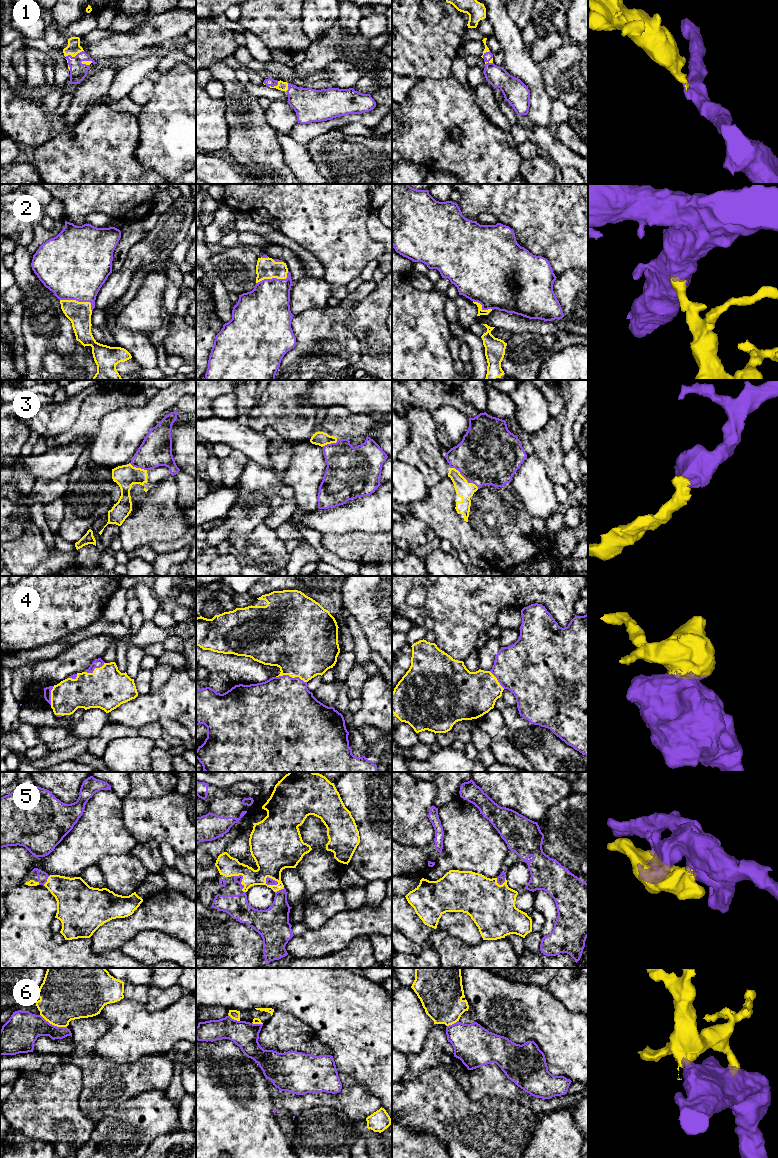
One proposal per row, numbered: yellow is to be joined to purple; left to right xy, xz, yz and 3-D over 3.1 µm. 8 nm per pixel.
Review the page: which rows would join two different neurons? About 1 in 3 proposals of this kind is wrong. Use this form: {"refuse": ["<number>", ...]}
{"refuse": ["6"]}

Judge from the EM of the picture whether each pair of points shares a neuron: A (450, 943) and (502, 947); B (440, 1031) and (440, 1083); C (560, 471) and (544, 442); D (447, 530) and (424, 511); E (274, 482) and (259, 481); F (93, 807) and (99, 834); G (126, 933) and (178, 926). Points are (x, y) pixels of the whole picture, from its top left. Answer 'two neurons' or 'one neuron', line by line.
A: one neuron
B: two neurons
C: one neuron
D: one neuron
E: one neuron
F: one neuron
G: one neuron

